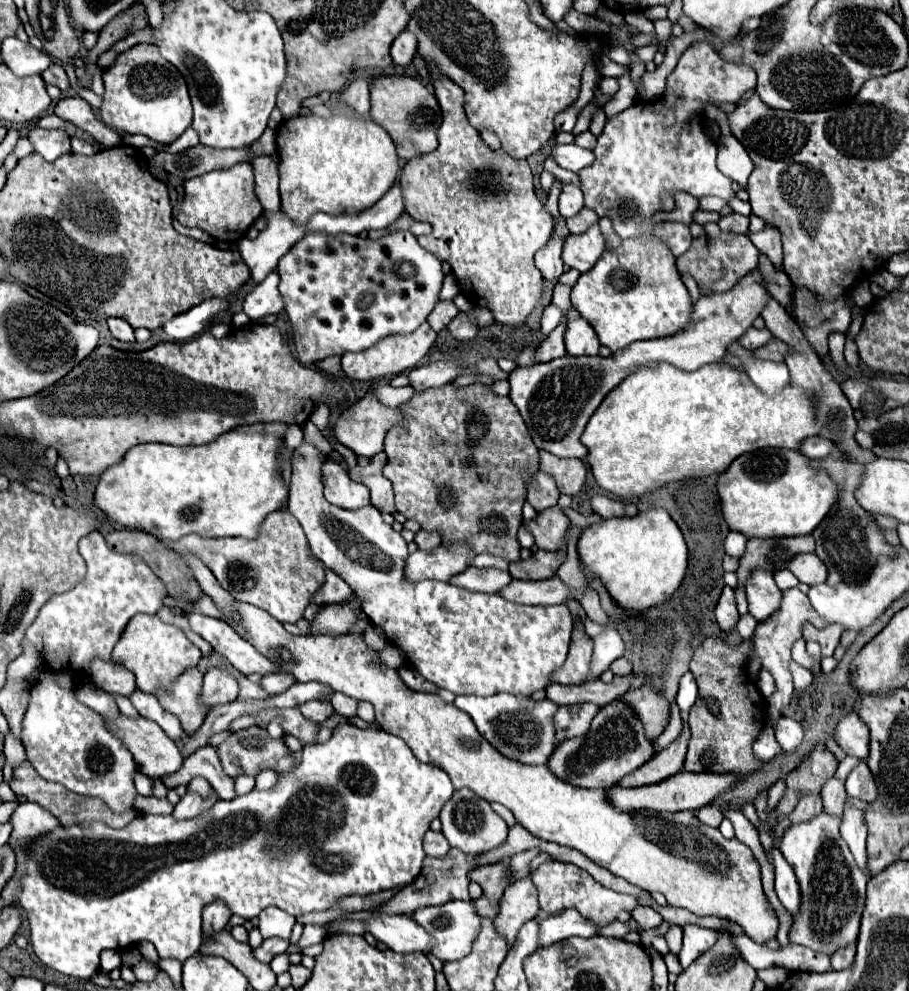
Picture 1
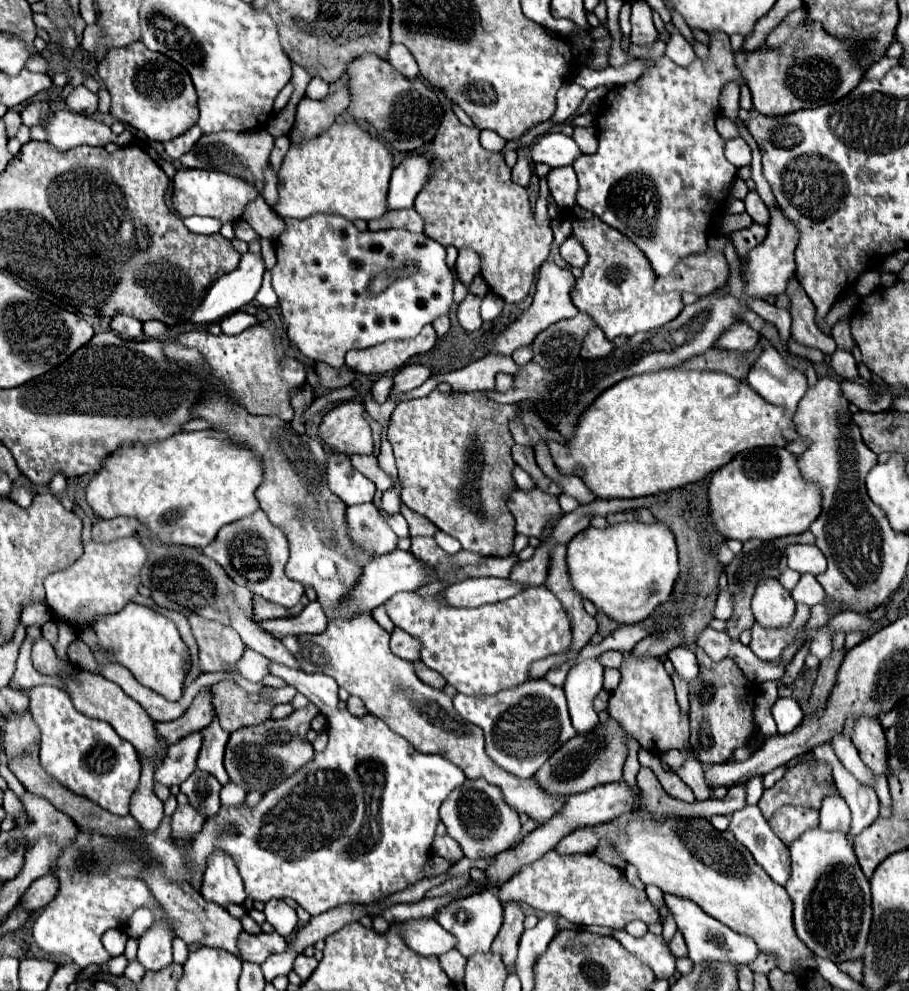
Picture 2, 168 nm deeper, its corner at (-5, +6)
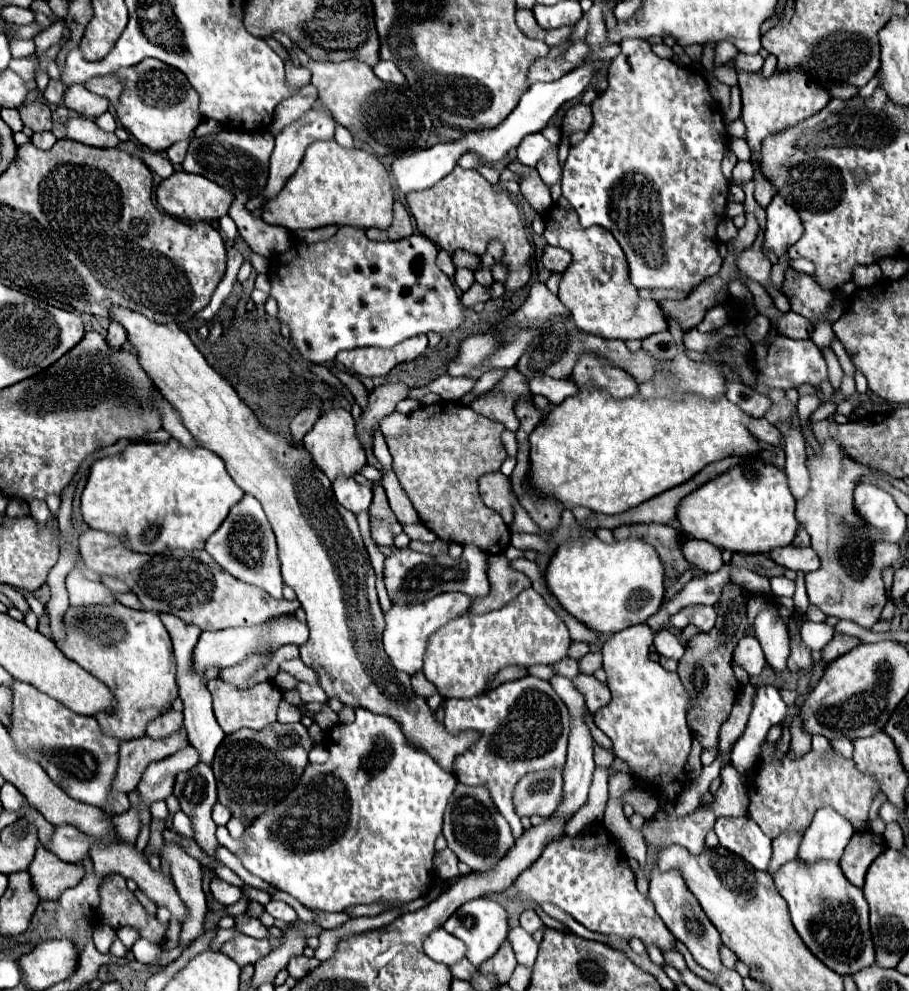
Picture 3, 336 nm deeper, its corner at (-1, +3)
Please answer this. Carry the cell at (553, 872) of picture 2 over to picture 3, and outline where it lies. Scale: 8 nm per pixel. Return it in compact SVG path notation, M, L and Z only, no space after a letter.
M602 823L587 825L575 837L563 835L561 839L551 841L543 849L541 857L517 877L517 891L535 903L549 901L561 907L589 931L615 935L623 941L637 937L645 947L655 945L661 951L675 949L677 939L659 919L651 899L637 891L635 873L631 871L619 841L615 845L613 839L604 839L610 837L610 834Z

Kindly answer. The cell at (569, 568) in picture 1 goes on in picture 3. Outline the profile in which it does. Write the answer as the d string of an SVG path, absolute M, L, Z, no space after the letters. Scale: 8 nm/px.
M566 658L565 661L563 659L559 663L554 664L553 668L557 675L564 676L569 679L576 677L580 673L578 660L572 658Z

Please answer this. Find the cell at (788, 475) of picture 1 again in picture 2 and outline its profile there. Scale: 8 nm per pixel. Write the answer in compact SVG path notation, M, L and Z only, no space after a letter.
M753 448L741 452L719 468L709 482L709 508L715 528L725 538L741 542L749 538L771 540L809 530L821 512L821 498L819 486L803 480L797 456L787 448Z

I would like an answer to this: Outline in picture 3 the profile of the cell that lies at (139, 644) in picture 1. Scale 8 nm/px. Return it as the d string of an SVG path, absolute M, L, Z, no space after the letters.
M115 601L111 605L69 605L63 623L65 639L55 641L59 651L79 663L87 673L101 679L113 693L115 707L95 715L101 731L119 741L145 735L147 723L167 713L177 699L175 655L159 615L129 609Z

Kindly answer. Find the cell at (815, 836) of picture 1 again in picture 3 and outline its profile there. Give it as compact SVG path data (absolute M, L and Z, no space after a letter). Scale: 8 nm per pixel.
M795 859L785 863L773 879L781 897L789 905L797 933L819 961L839 975L853 975L875 963L867 901L863 891L845 879L839 863L803 863Z

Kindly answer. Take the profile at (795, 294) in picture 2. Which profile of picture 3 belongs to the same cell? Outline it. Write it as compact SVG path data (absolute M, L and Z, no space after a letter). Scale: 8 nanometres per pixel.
M823 349L823 355L825 355L827 367L829 367L829 383L833 385L835 391L839 391L839 385L843 379L843 369L841 369L841 365L839 365L839 361L831 349Z

